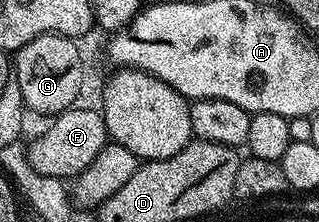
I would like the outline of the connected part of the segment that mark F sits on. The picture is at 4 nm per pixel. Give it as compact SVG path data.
M73 106L57 114L46 133L38 136L27 146L31 166L42 176L54 177L66 181L77 178L94 161L96 155L109 142L107 125L99 110Z

